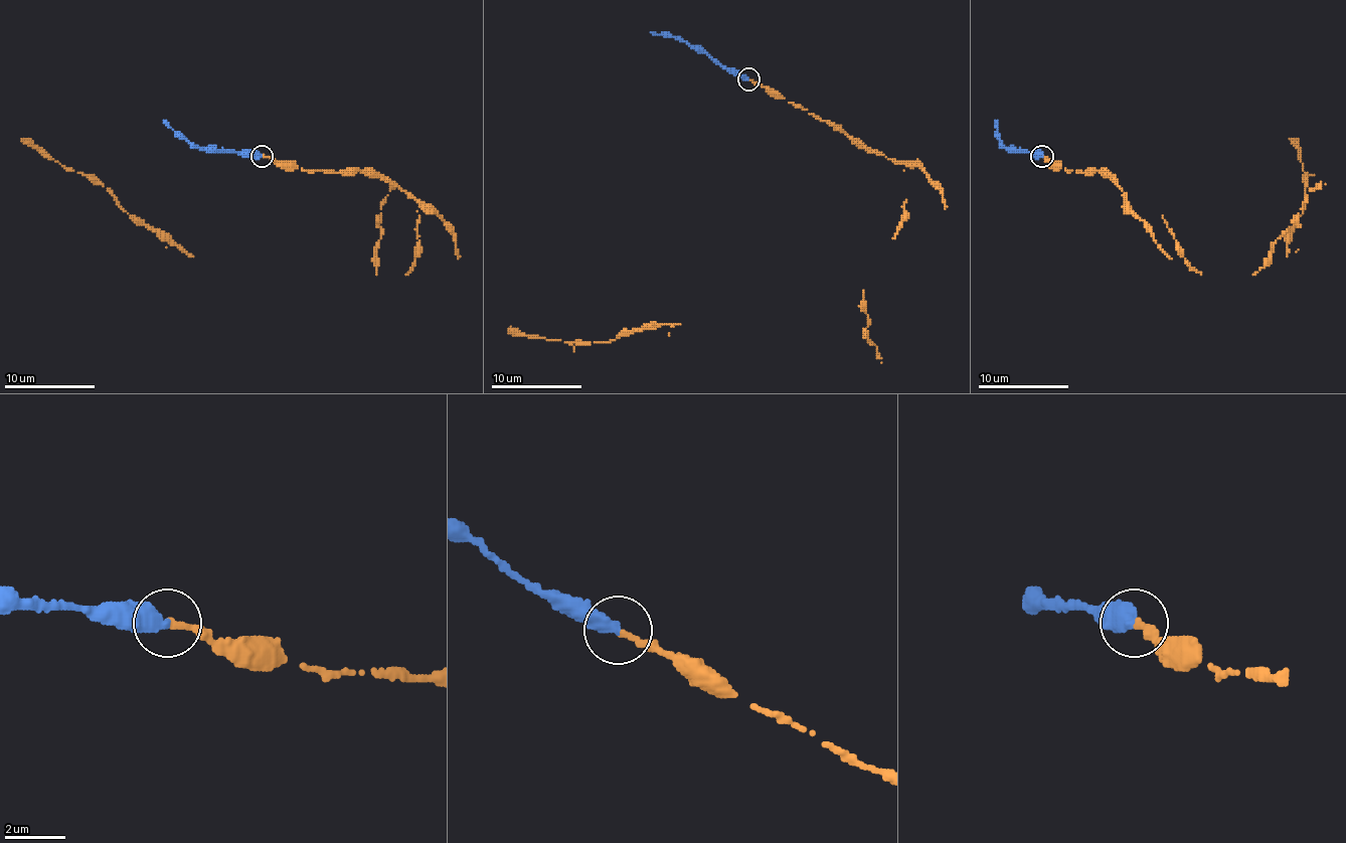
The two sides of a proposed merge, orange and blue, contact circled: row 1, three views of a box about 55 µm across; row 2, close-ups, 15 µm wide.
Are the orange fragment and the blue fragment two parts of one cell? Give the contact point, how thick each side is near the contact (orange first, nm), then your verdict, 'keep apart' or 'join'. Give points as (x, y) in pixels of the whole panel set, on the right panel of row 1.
at (1042, 156); 200 nm thick on the orange side, 440 nm on the other; join

